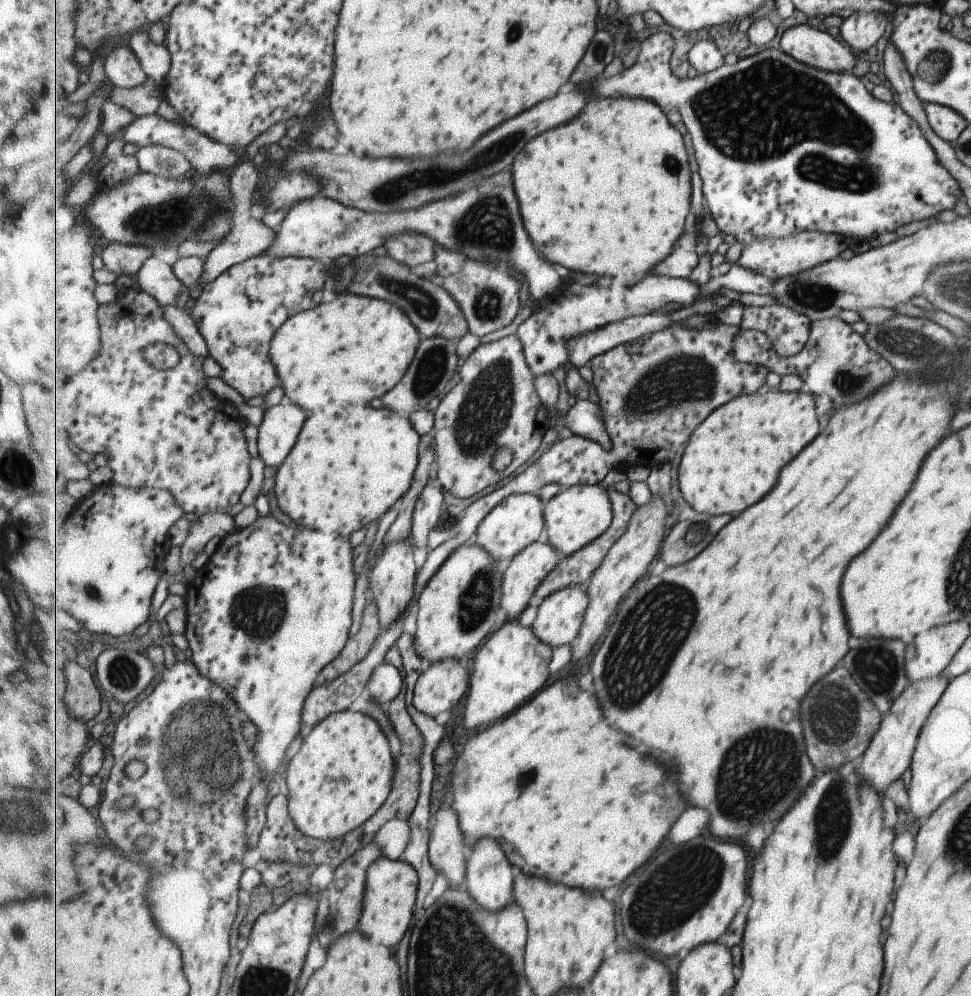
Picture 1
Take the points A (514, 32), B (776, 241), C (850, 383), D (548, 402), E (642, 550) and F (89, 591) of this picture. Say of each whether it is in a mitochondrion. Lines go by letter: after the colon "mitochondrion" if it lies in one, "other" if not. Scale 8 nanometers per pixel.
A: other
B: other
C: mitochondrion
D: other
E: other
F: mitochondrion

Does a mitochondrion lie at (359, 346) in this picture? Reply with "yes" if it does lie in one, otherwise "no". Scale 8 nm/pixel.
no

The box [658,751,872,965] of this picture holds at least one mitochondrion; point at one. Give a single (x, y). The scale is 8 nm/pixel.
(833, 817)

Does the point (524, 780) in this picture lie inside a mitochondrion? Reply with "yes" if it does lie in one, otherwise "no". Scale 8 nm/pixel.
yes

